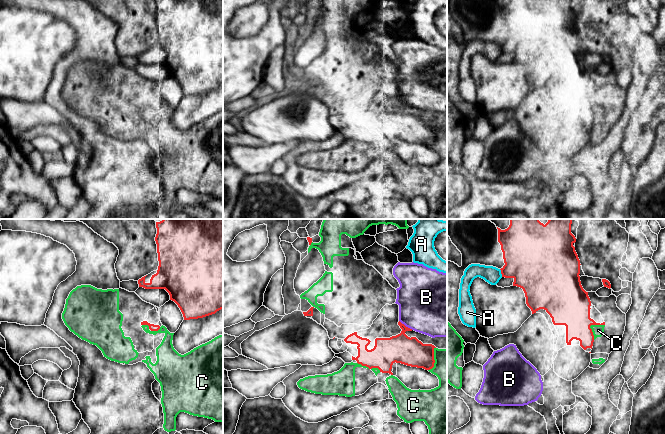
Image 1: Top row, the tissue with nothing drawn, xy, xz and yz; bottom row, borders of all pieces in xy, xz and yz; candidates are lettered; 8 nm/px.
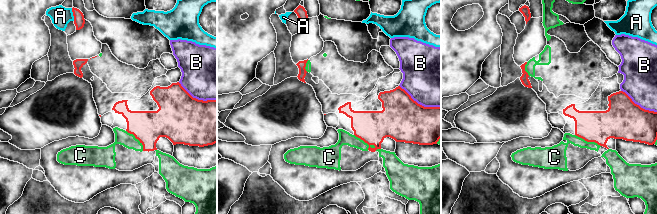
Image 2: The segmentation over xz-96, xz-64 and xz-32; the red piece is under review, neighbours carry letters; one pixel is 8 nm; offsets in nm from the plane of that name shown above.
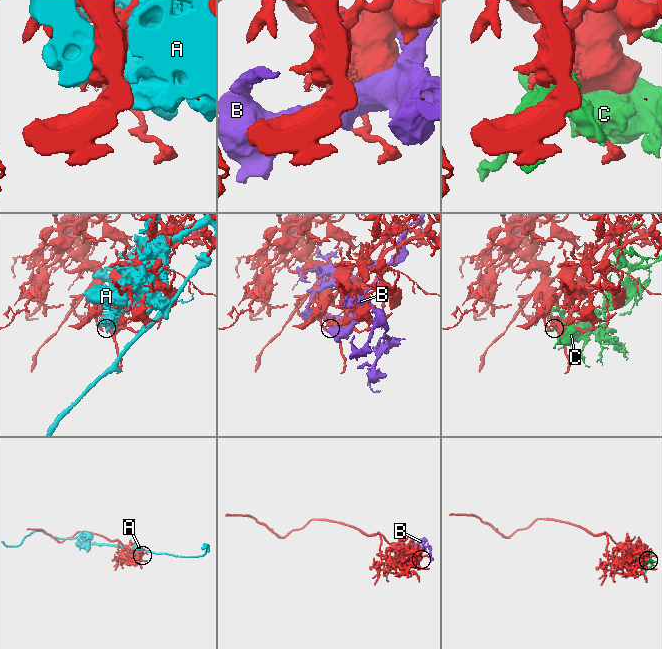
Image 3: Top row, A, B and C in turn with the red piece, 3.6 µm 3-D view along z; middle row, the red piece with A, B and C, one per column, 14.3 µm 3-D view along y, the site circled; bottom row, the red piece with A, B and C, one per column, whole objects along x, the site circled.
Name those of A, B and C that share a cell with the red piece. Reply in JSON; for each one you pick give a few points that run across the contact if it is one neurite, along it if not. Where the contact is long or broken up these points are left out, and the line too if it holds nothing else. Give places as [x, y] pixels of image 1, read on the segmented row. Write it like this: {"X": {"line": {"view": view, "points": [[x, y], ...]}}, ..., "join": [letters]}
{"join": []}

